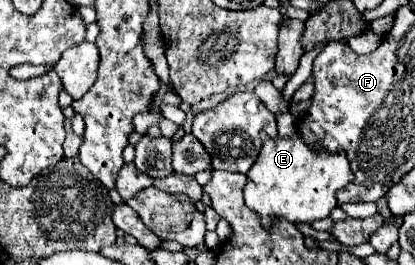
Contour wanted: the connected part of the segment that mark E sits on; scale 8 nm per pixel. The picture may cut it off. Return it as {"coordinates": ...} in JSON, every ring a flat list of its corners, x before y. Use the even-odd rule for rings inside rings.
{"coordinates":[[298,133,290,135,290,137,262,137,262,151,258,155,258,159,254,161,254,165,250,167,250,171,246,173,248,181,244,185,244,201,248,205,248,209,252,209,254,213,258,213,260,223,264,229,272,229,274,227,274,219,286,219,290,223,312,223,316,219,326,219,330,217,330,211,336,207,336,191,346,187,350,183,350,179,354,177,350,171,350,163,346,153,340,149,336,153,314,153]]}

